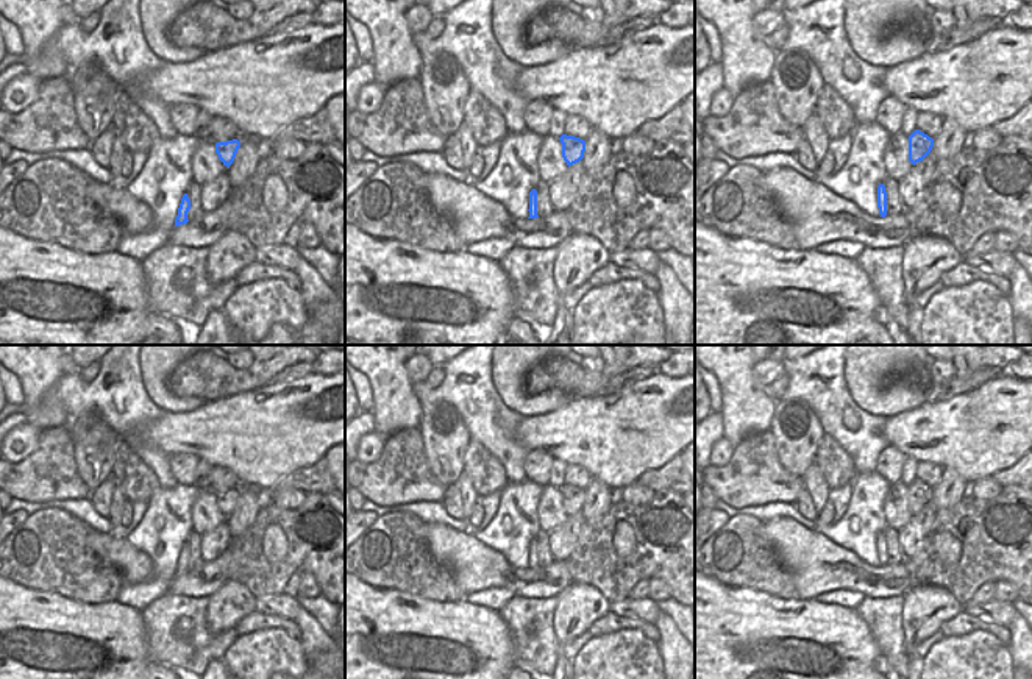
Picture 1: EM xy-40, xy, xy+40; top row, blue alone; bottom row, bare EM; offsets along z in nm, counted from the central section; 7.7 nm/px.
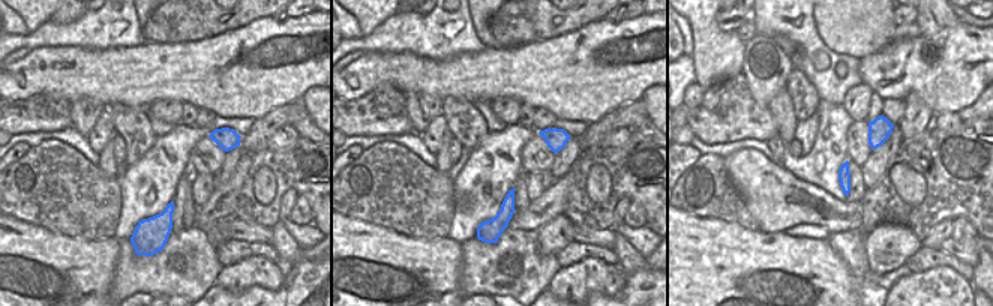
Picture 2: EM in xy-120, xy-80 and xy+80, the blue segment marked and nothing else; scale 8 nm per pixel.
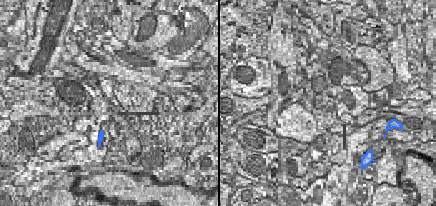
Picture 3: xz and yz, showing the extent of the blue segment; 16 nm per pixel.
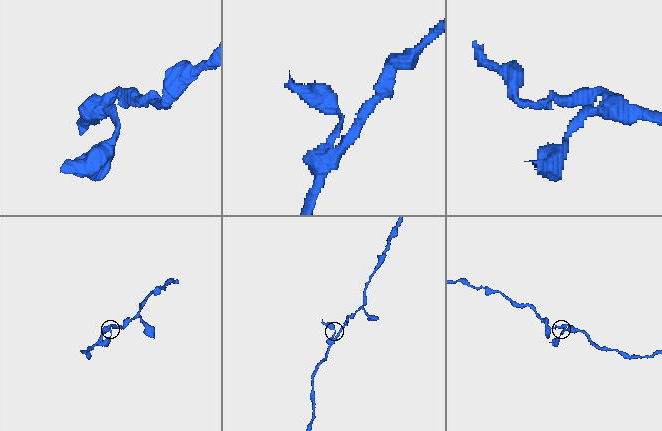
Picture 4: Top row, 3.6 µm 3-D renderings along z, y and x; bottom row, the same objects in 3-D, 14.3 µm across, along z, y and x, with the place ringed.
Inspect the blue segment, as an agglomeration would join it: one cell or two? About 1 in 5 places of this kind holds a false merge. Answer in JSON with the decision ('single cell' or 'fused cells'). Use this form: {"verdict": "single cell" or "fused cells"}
{"verdict": "single cell"}

